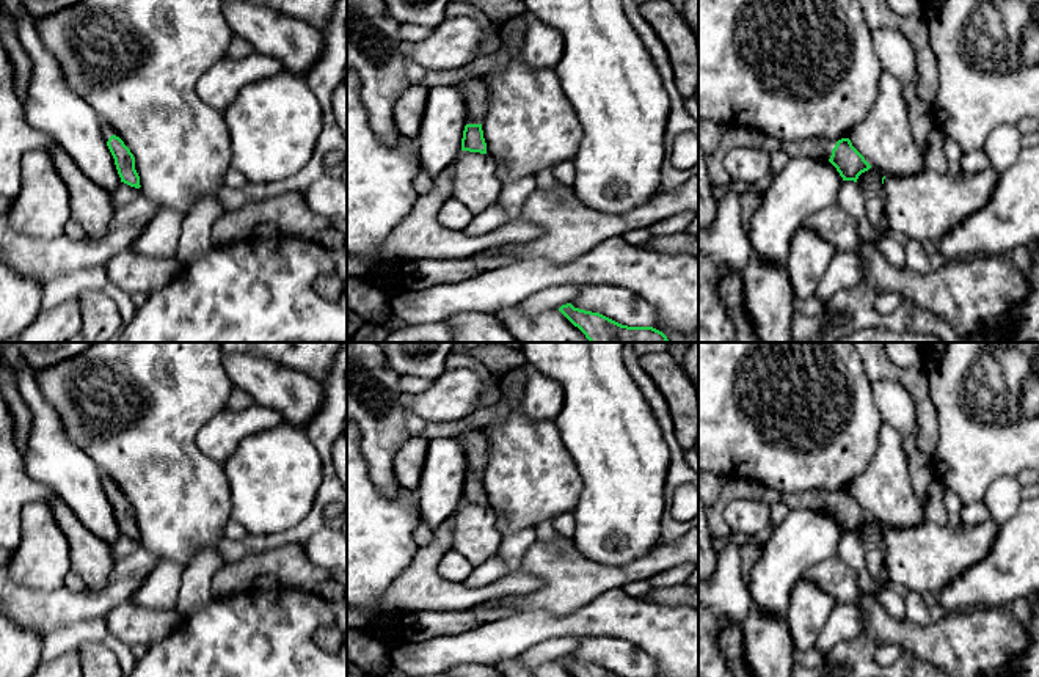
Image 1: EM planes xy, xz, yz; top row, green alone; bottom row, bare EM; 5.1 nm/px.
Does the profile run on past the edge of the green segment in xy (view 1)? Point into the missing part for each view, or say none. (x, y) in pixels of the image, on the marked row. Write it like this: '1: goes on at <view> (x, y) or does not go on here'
1: goes on at xy (105, 129)

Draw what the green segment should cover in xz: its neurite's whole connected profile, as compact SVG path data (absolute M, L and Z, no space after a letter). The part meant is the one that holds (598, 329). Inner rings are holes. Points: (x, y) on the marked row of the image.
M562 305L559 311L578 327L590 342L669 342L667 336L653 327L622 325L600 313Z

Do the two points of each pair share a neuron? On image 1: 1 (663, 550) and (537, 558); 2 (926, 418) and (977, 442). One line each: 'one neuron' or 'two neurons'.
1: one neuron
2: two neurons

